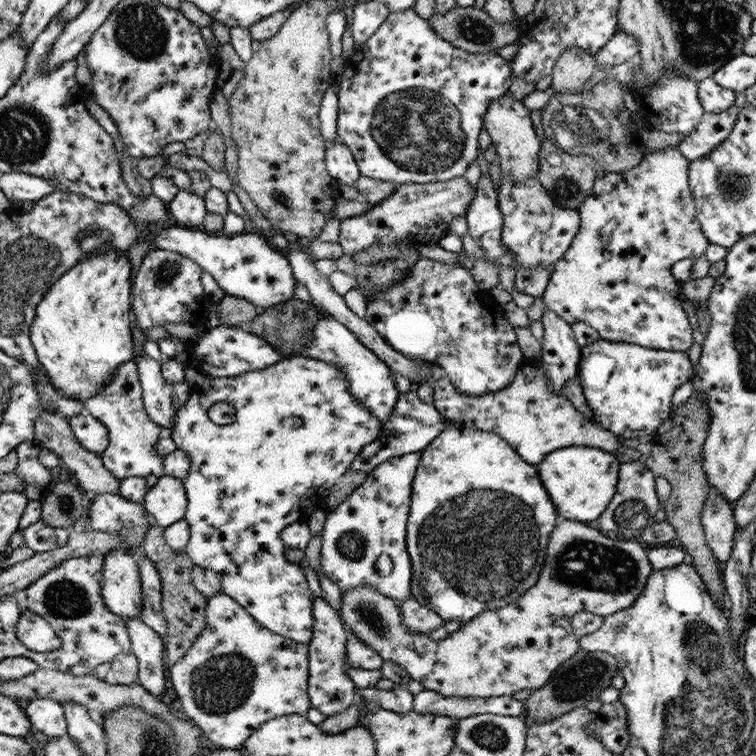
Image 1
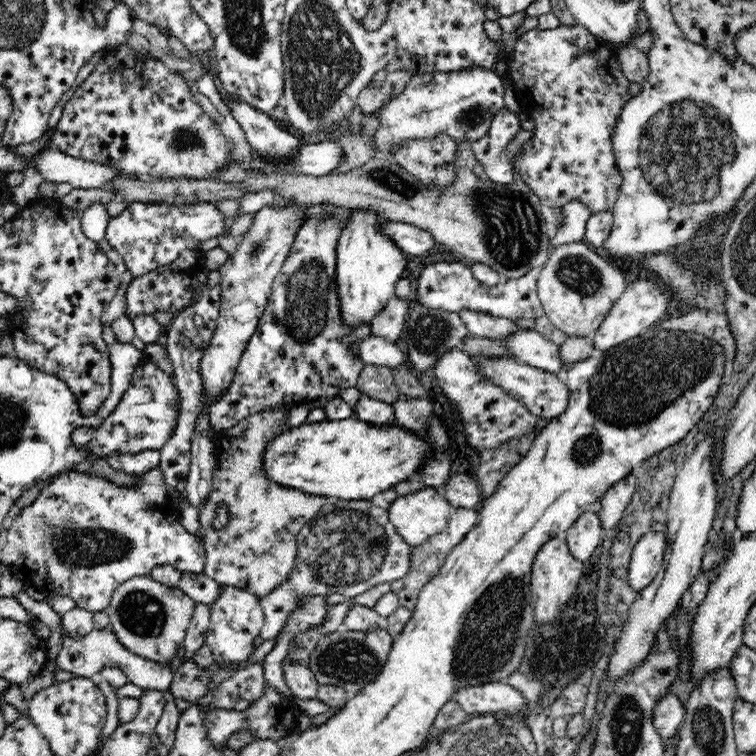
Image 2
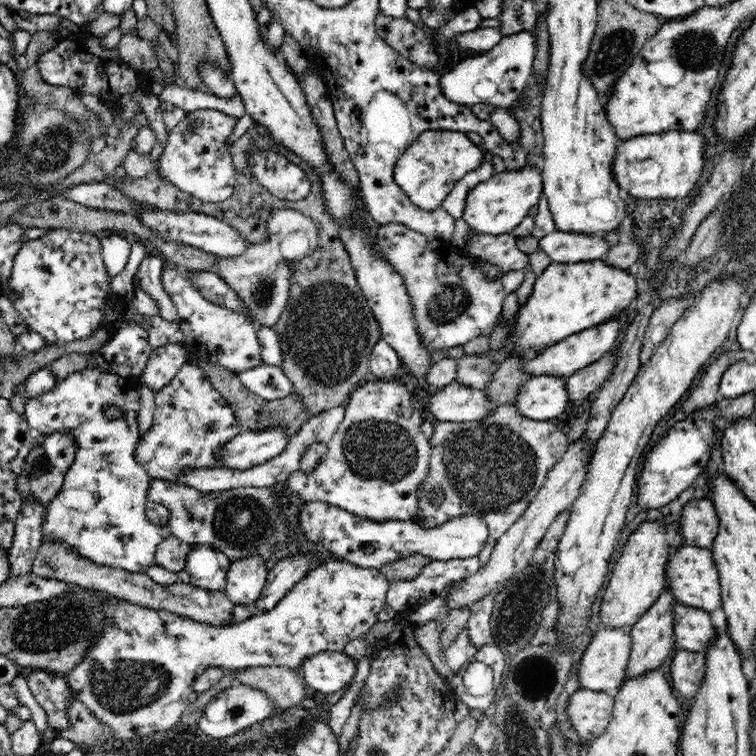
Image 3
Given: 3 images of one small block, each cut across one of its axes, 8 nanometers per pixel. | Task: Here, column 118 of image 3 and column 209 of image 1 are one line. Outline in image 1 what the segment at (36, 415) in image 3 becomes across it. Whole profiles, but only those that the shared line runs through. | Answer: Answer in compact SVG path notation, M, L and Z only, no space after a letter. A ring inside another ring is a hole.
M289 356L286 360L280 360L278 364L268 366L256 372L234 377L210 377L205 376L204 383L200 383L192 391L192 396L186 400L182 408L174 414L171 439L176 443L178 449L189 454L191 466L188 475L184 478L183 484L187 494L187 511L184 520L189 524L191 533L188 544L184 547L187 555L195 565L213 570L220 575L221 592L231 596L240 606L254 618L264 625L264 628L271 630L274 634L287 637L290 641L308 645L312 638L313 621L312 601L314 595L308 589L308 581L304 575L302 565L294 565L292 560L286 557L286 546L281 539L281 532L284 527L296 521L305 522L312 510L316 510L328 495L329 488L337 484L338 480L351 469L352 462L356 455L365 448L367 444L374 442L381 433L382 423L374 417L374 414L366 408L362 408L355 402L354 396L348 392L346 376L320 360L304 356ZM218 402L226 402L236 409L236 420L228 425L218 425L208 418L208 409Z

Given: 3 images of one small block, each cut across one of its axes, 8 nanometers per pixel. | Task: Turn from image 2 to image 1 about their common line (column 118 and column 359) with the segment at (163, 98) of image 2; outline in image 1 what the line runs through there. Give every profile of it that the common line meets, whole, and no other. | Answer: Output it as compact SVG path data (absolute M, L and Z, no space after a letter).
M412 8L404 12L390 12L378 30L364 44L356 46L355 54L345 58L345 67L338 90L338 140L342 141L352 151L362 176L395 183L397 186L408 183L446 183L447 180L462 176L469 164L476 160L479 151L478 138L483 129L488 104L508 91L510 84L512 84L512 77L509 61L497 52L474 54L452 46L435 30L432 30L429 20L421 18Z

